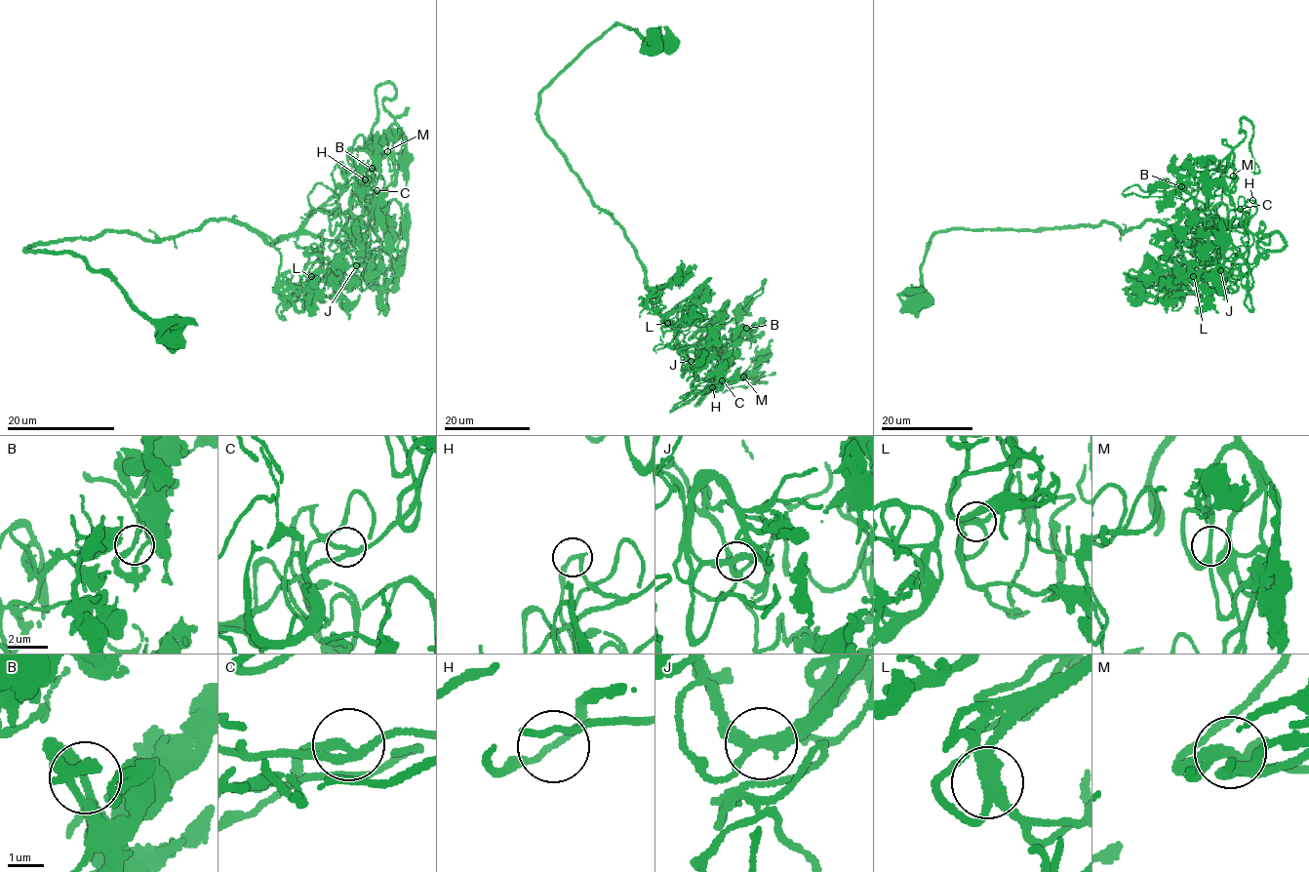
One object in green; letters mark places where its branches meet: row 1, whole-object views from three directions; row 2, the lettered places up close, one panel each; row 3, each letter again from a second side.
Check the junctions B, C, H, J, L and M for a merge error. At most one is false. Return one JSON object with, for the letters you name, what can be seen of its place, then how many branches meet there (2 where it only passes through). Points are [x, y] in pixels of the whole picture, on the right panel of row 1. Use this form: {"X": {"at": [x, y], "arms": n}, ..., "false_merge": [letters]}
{"false_merge": []}

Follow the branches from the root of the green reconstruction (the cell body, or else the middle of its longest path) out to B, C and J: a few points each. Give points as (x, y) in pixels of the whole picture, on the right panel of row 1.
B: (920, 297), (928, 246), (950, 229), (1157, 221), (1192, 246), (1220, 221), (1221, 180), (1193, 172), (1181, 186)
C: (920, 297), (937, 232), (1105, 221), (1124, 233), (1150, 220), (1192, 246), (1205, 229), (1241, 226), (1239, 209)
J: (920, 297), (928, 246), (950, 229), (1105, 221), (1124, 233), (1164, 221), (1186, 246), (1223, 246), (1220, 270)

